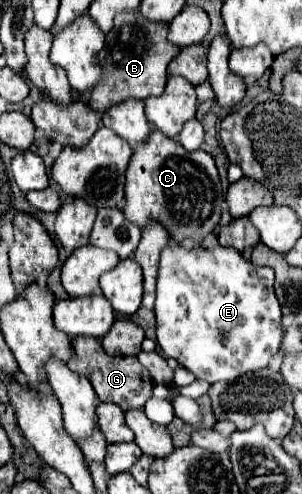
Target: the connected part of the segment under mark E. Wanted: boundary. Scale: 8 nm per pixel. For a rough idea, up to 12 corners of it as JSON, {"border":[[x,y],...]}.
{"border":[[231,246],[161,252],[163,354],[209,384],[269,366],[271,268]]}

